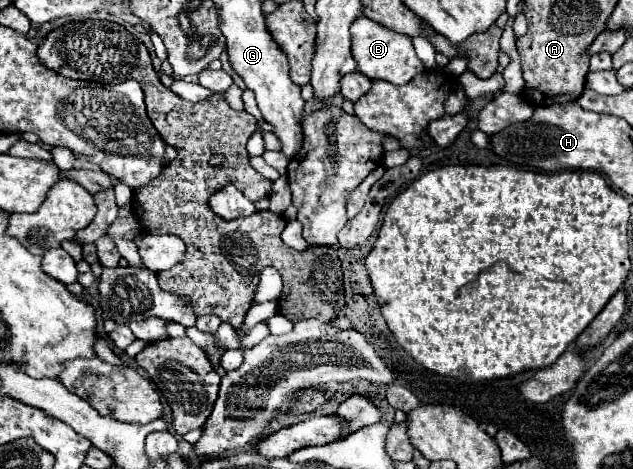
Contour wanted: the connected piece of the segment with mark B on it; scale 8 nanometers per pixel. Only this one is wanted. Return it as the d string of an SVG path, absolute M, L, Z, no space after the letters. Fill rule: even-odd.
M358 17L352 27L352 55L358 63L358 69L370 77L370 79L382 79L394 85L408 83L416 73L424 71L424 63L416 57L412 39L404 33L396 33L376 21L370 21L368 17Z

